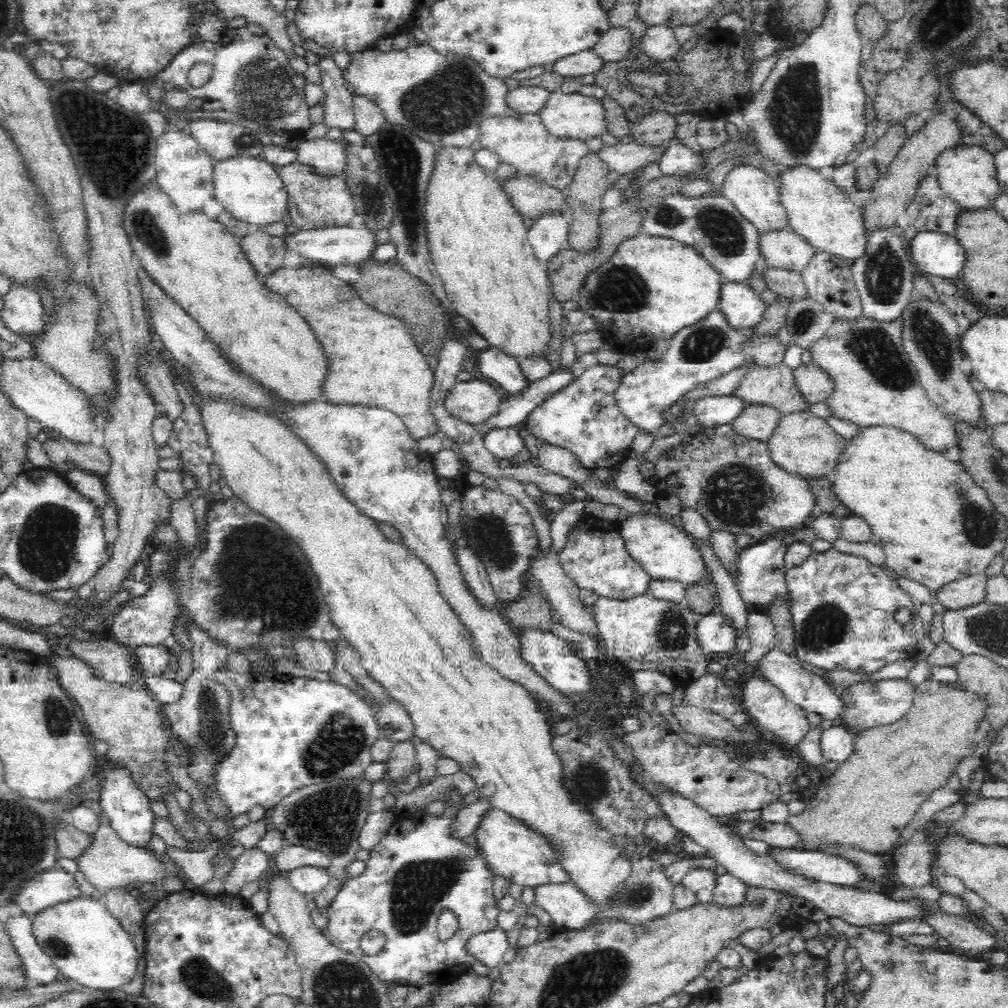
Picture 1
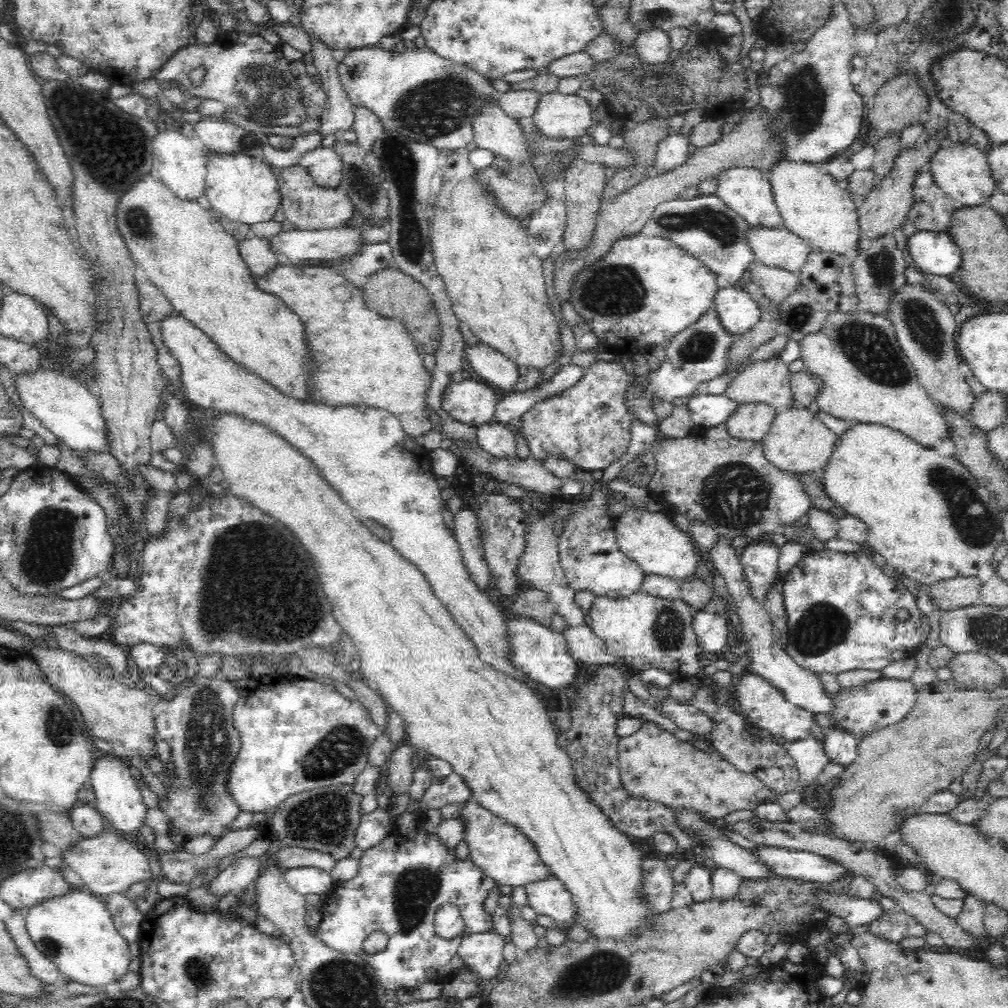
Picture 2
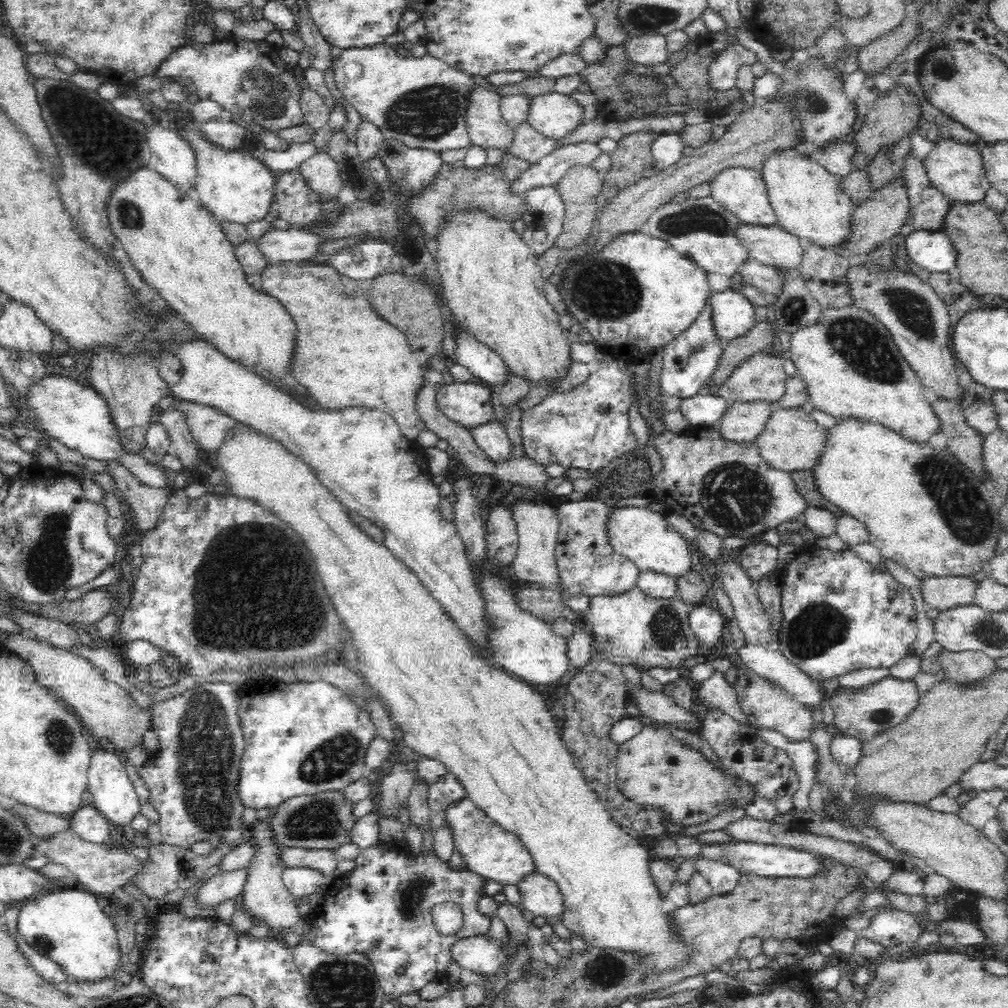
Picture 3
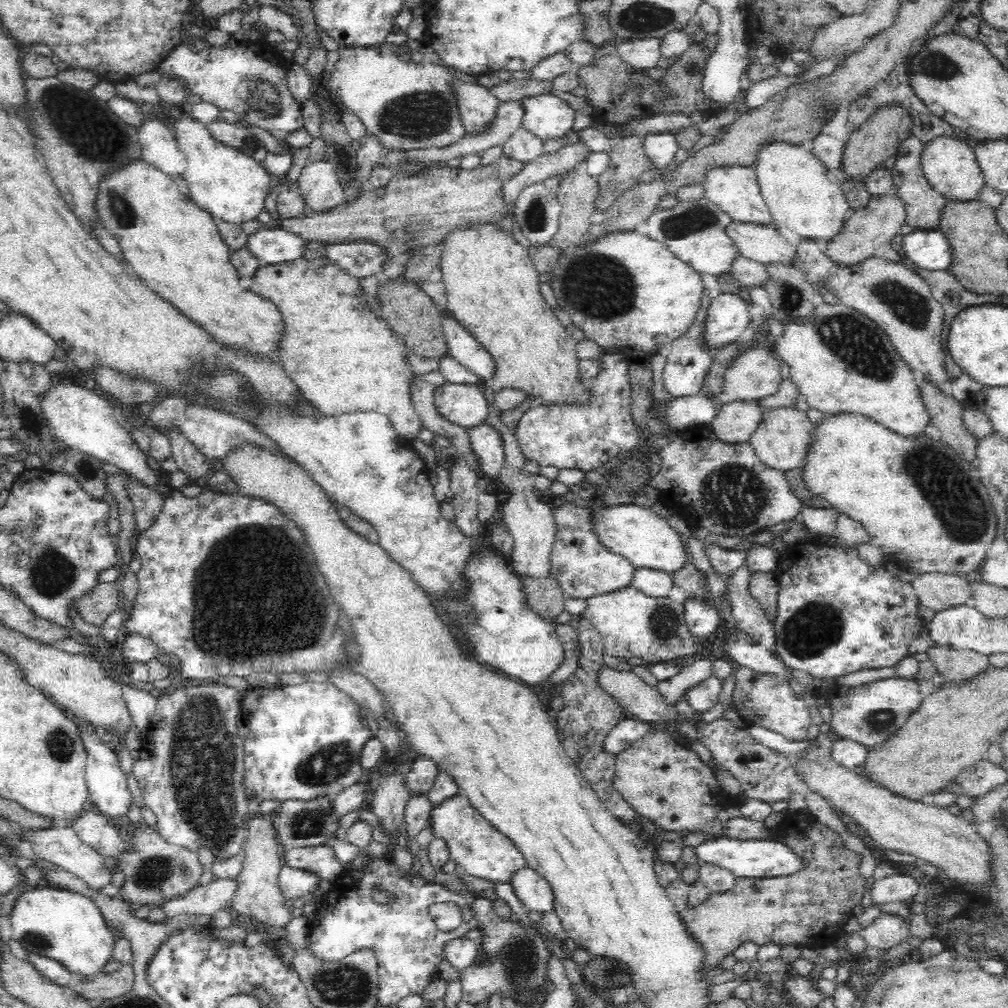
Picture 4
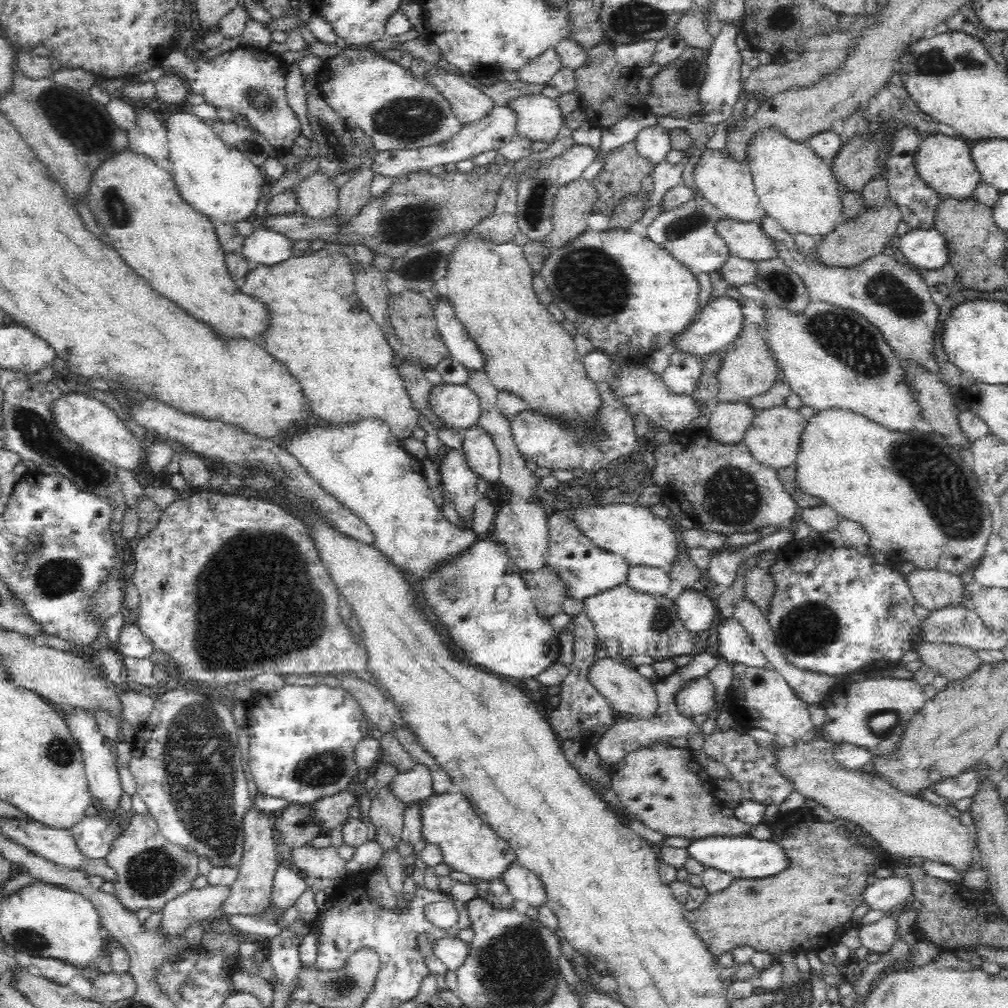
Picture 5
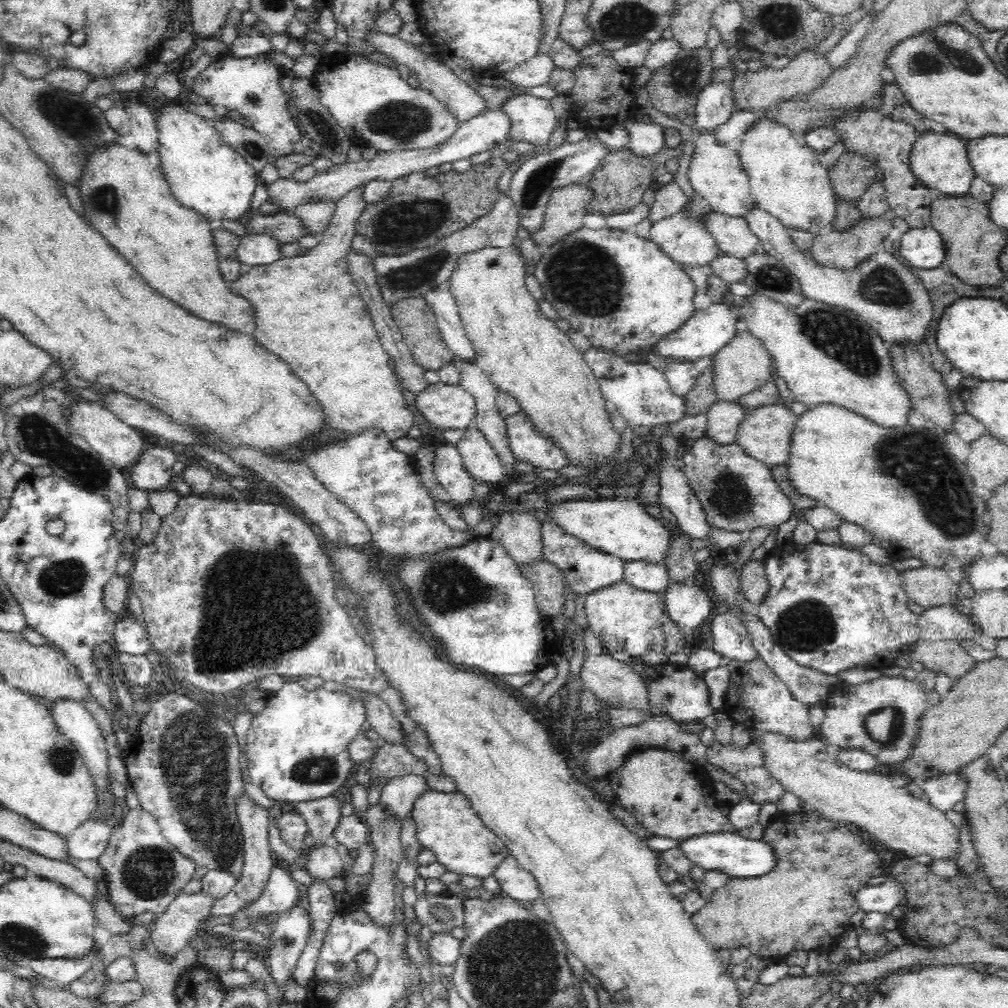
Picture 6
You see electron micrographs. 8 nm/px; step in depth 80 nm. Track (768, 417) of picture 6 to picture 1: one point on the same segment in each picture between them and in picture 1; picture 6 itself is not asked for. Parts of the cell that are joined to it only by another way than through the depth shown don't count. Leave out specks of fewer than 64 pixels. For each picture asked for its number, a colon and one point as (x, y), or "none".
1: (804, 445)
2: (798, 442)
3: (792, 441)
4: (783, 441)
5: (775, 439)

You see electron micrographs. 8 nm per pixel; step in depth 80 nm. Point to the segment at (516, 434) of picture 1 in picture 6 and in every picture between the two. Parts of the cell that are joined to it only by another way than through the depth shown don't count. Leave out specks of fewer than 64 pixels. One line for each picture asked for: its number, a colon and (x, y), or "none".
2: (495, 439)
3: (491, 438)
4: (489, 445)
5: (478, 446)
6: (481, 461)

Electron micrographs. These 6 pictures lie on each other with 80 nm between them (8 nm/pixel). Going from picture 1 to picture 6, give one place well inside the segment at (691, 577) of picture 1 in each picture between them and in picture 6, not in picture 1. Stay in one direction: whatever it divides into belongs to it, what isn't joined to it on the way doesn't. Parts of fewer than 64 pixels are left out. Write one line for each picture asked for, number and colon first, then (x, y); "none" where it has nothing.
2: (650, 538)
3: (643, 535)
4: (644, 538)
5: (630, 530)
6: (623, 528)

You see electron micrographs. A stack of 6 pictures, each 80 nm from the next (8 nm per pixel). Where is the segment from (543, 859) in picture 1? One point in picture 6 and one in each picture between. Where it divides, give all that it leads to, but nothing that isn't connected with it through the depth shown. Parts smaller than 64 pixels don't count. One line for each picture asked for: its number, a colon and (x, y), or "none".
2: (507, 855)
3: (490, 850)
4: (480, 850)
5: (469, 845)
6: (446, 824)

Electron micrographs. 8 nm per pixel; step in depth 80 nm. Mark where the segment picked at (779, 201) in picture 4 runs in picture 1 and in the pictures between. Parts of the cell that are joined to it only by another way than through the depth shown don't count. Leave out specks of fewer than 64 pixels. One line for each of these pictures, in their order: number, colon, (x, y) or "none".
1: (822, 213)
2: (813, 206)
3: (809, 202)

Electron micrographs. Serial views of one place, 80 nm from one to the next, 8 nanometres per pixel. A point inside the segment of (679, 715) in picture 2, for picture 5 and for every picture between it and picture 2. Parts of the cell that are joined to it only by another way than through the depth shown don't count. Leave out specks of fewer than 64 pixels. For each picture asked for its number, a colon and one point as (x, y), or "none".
3: (656, 707)
4: (640, 701)
5: (630, 693)

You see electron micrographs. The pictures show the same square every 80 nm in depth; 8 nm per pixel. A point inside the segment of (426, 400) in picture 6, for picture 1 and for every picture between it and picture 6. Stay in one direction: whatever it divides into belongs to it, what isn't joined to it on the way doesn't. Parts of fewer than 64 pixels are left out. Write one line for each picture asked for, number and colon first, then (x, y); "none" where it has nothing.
1: (473, 401)
2: (471, 402)
3: (470, 405)
4: (466, 405)
5: (458, 406)

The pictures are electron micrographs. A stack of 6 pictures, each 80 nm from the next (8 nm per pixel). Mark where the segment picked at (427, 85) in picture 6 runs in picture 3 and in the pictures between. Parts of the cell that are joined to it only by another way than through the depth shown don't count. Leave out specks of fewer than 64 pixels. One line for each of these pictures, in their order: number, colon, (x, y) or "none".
3: (487, 128)
4: (477, 105)
5: (470, 104)

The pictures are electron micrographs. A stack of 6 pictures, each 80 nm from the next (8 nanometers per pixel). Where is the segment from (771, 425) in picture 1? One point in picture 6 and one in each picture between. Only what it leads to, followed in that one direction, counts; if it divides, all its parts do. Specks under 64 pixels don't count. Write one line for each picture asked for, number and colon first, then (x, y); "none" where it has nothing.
2: (752, 421)
3: (743, 422)
4: (737, 422)
5: (729, 422)
6: (724, 418)

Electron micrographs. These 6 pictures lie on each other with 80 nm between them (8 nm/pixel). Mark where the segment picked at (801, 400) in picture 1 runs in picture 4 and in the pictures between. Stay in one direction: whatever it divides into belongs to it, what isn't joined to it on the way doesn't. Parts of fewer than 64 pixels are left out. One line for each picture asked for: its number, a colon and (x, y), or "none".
2: (769, 381)
3: (761, 378)
4: (756, 375)

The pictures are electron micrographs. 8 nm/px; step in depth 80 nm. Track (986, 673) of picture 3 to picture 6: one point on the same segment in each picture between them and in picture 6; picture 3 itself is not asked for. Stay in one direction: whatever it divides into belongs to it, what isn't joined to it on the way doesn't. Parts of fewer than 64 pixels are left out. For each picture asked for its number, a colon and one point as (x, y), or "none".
4: (955, 665)
5: (953, 662)
6: (947, 657)

